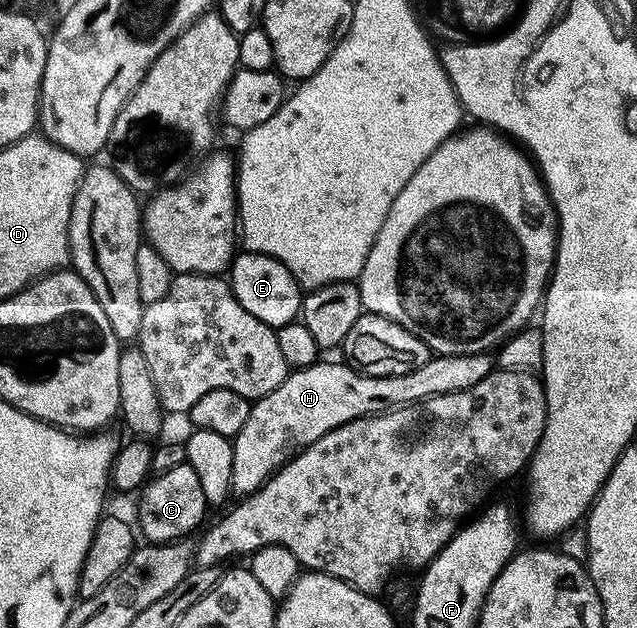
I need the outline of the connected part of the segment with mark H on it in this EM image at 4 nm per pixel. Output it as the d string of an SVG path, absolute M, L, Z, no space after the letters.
M488 354L438 356L432 358L421 370L397 377L369 377L359 373L350 364L326 361L294 370L279 389L252 404L248 422L233 438L234 496L239 499L254 497L275 476L278 469L287 463L288 454L319 442L341 426L361 418L379 416L404 405L418 404L441 394L472 389L494 372L495 365L491 359Z

